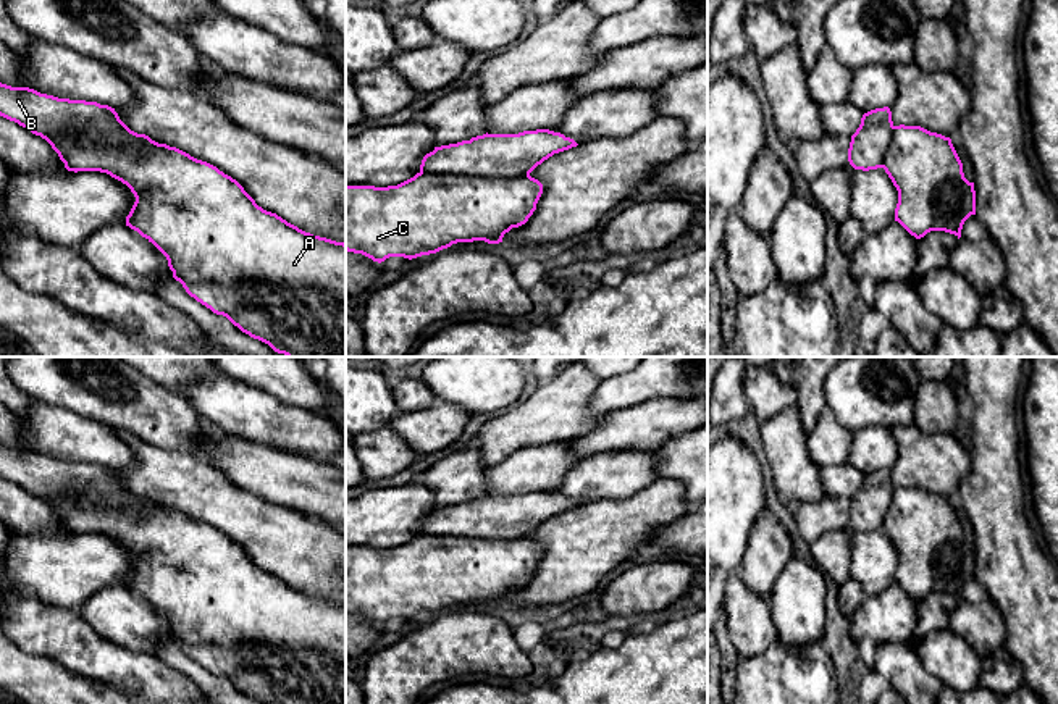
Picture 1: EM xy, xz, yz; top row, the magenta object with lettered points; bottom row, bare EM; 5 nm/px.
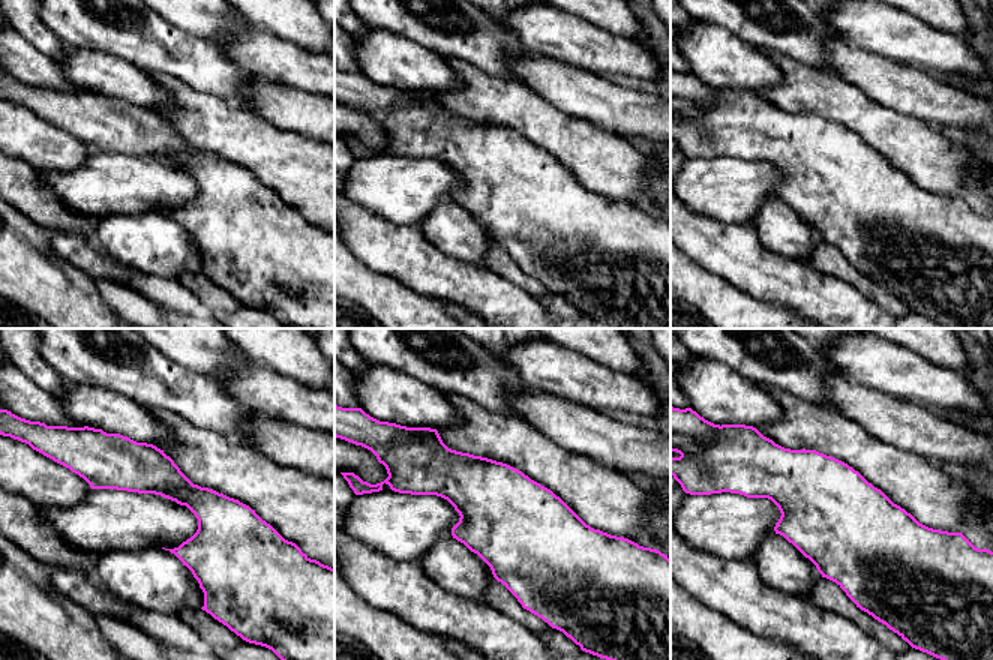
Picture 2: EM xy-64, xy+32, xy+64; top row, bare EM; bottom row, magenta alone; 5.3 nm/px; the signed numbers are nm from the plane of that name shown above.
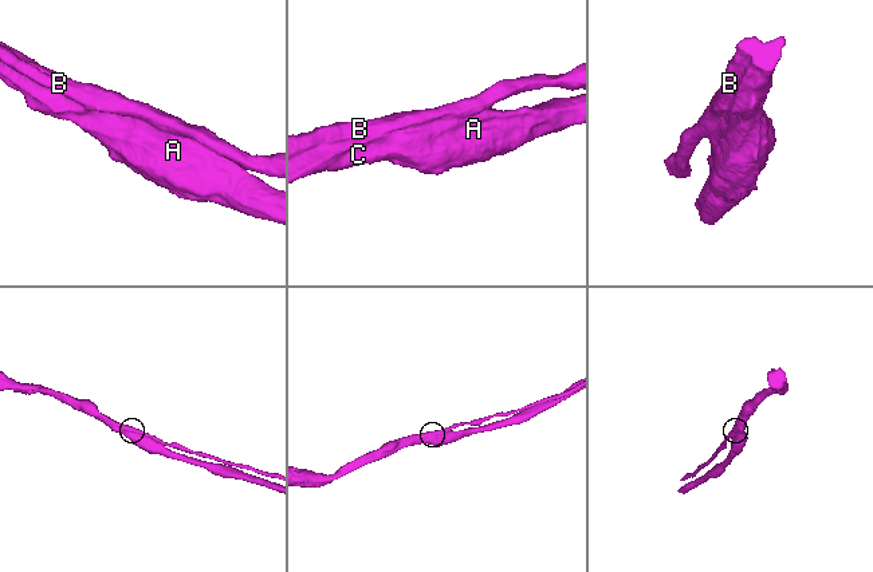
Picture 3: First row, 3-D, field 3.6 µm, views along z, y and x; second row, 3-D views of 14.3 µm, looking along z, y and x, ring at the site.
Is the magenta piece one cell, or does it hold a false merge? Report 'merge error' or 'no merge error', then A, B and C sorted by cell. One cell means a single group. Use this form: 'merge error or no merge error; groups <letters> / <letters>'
merge error; groups A C / B

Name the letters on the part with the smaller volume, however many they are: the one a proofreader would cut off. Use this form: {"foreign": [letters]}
{"foreign": ["B"]}

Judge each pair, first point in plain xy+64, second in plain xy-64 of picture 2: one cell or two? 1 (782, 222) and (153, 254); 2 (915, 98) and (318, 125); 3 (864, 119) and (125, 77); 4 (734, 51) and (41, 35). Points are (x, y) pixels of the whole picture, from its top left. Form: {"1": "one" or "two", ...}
{"1": "one", "2": "one", "3": "two", "4": "two"}

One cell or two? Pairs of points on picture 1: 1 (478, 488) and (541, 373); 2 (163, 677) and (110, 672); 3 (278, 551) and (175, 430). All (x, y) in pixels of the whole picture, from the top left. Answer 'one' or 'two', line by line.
1: one
2: one
3: two

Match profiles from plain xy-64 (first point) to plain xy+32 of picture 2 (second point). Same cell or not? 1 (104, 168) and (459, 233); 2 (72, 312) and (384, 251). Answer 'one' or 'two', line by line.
1: two
2: two

